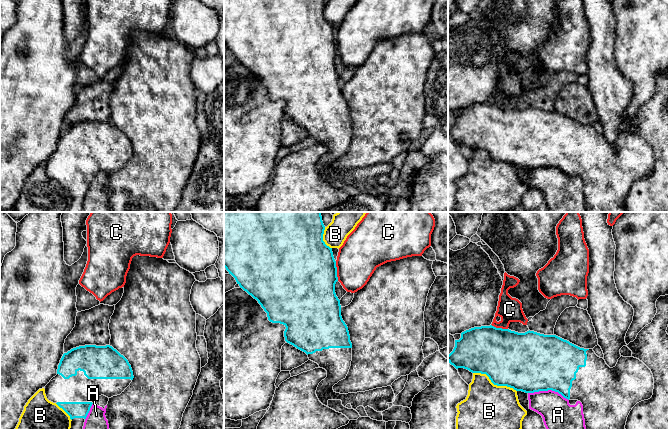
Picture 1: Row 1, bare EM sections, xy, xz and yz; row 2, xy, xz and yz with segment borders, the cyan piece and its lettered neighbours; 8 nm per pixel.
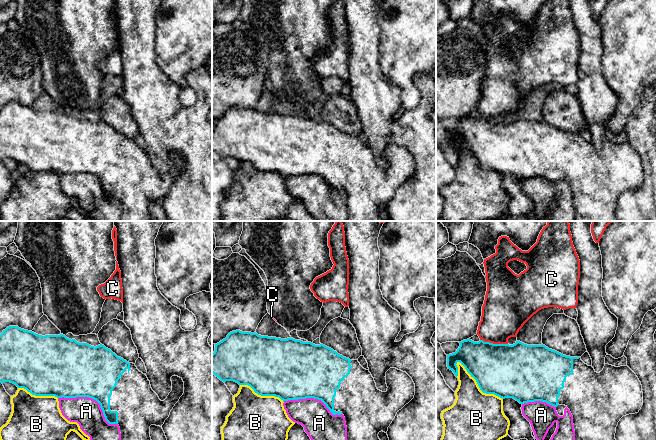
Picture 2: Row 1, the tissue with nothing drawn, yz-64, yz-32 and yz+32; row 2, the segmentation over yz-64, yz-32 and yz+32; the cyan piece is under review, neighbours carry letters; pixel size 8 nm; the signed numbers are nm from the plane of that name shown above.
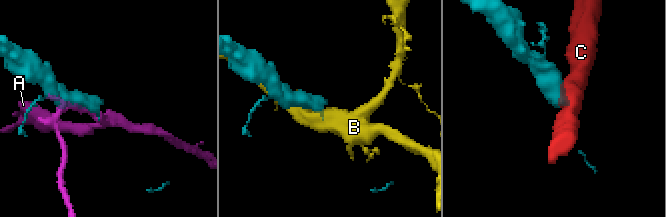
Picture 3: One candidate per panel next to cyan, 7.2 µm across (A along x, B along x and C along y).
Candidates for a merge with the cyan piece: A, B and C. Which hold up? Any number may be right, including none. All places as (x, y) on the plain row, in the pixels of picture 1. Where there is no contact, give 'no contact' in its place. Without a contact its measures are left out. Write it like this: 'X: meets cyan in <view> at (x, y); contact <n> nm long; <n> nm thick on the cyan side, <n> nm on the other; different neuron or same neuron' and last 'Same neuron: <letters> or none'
A: meets cyan in yz at (548, 165); contact 340 nm long; 480 nm thick on the cyan side, 260 nm on the other; different neuron
B: meets cyan in yz at (494, 160); contact 380 nm long; 440 nm thick on the cyan side, 440 nm on the other; different neuron
C: meets cyan in xz at (336, 47); contact 160 nm long; 500 nm thick on the cyan side, 340 nm on the other; different neuron
Same neuron: none

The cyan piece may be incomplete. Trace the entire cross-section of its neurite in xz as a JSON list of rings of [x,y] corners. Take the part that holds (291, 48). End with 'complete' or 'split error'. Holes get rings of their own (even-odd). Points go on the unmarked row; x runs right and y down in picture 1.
[[[224,0],[224,43],[229,50],[235,54],[240,64],[258,77],[258,79],[267,89],[267,93],[270,98],[280,99],[286,103],[284,107],[285,117],[297,125],[305,128],[308,131],[309,136],[317,139],[320,144],[327,147],[327,153],[319,159],[316,166],[316,171],[323,181],[328,183],[329,176],[341,176],[344,183],[347,180],[350,180],[354,186],[356,186],[359,182],[363,182],[364,184],[369,182],[377,188],[383,188],[389,185],[388,180],[392,179],[395,175],[395,170],[391,162],[348,170],[336,169],[333,166],[333,162],[339,157],[345,155],[349,148],[352,137],[352,119],[350,117],[348,103],[341,92],[340,76],[335,69],[335,60],[338,57],[336,37],[333,32],[332,24],[327,22],[323,17],[324,6],[324,0]]] | split error

